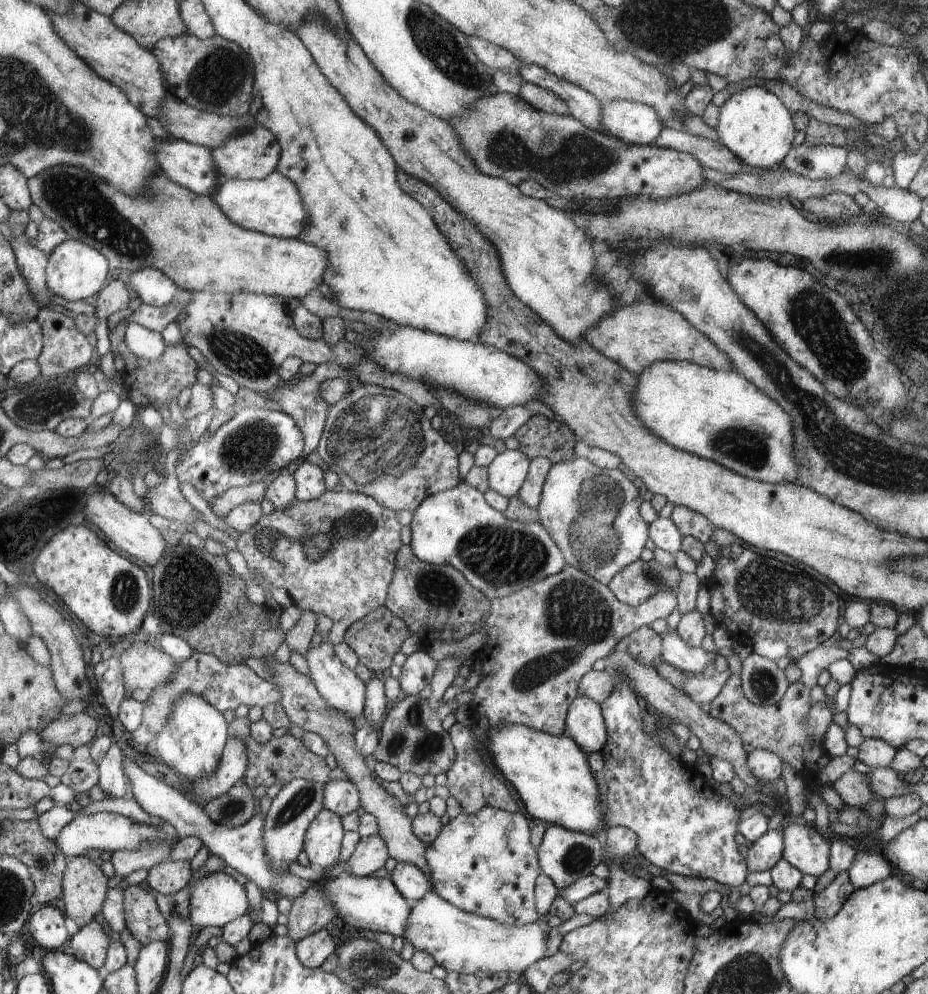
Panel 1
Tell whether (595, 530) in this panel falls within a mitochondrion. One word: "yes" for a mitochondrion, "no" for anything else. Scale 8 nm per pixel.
yes

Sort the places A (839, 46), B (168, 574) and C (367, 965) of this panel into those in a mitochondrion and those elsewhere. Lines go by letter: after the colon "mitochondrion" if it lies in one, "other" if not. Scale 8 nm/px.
A: other
B: mitochondrion
C: mitochondrion

